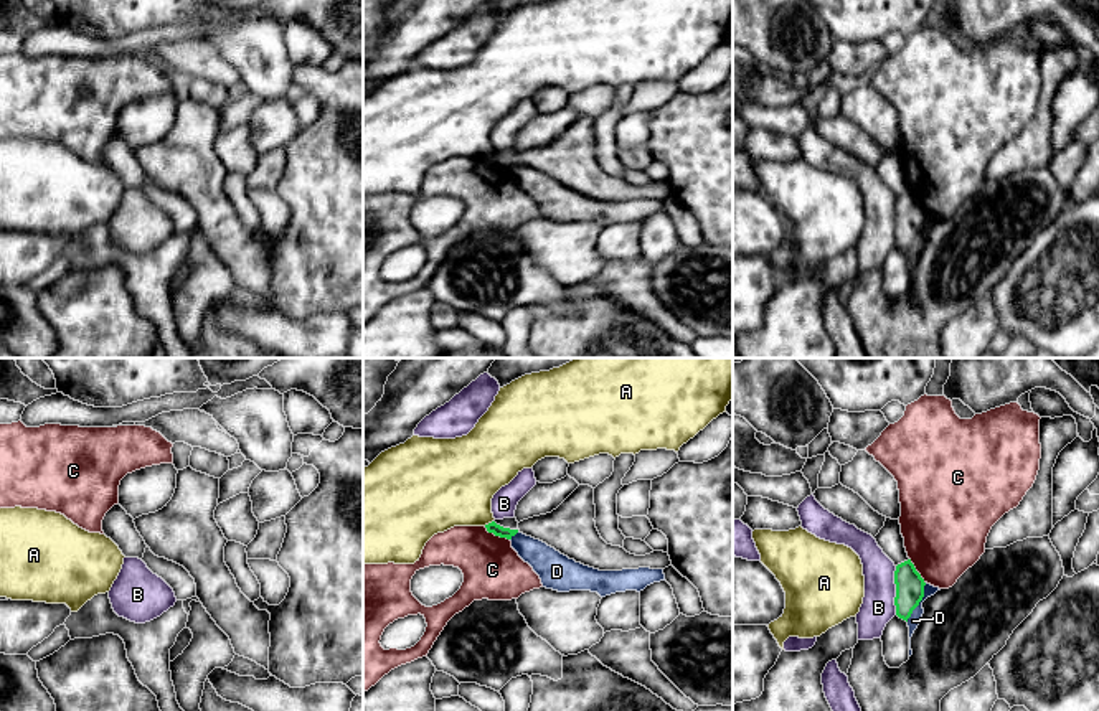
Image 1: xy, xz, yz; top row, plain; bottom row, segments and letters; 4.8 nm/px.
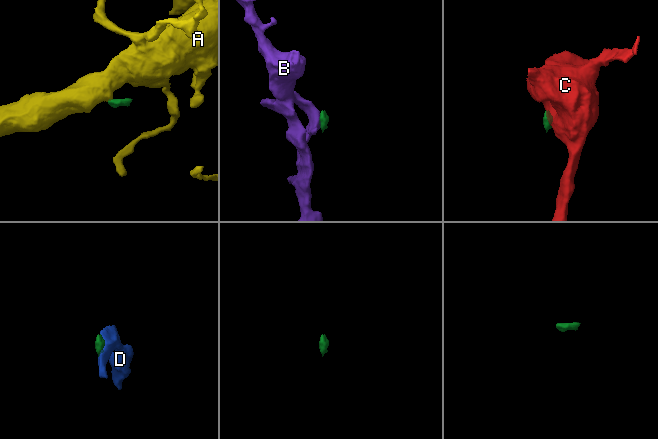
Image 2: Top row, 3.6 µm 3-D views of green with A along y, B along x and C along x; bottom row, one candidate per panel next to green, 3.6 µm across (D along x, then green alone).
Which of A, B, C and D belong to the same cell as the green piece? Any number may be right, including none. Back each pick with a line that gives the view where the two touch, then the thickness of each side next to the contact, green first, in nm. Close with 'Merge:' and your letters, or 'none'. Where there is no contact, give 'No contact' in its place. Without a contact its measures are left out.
Merge: none

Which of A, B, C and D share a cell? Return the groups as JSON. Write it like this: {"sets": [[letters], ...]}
{"sets": [["A"], ["B"], ["C"], ["D"]]}

